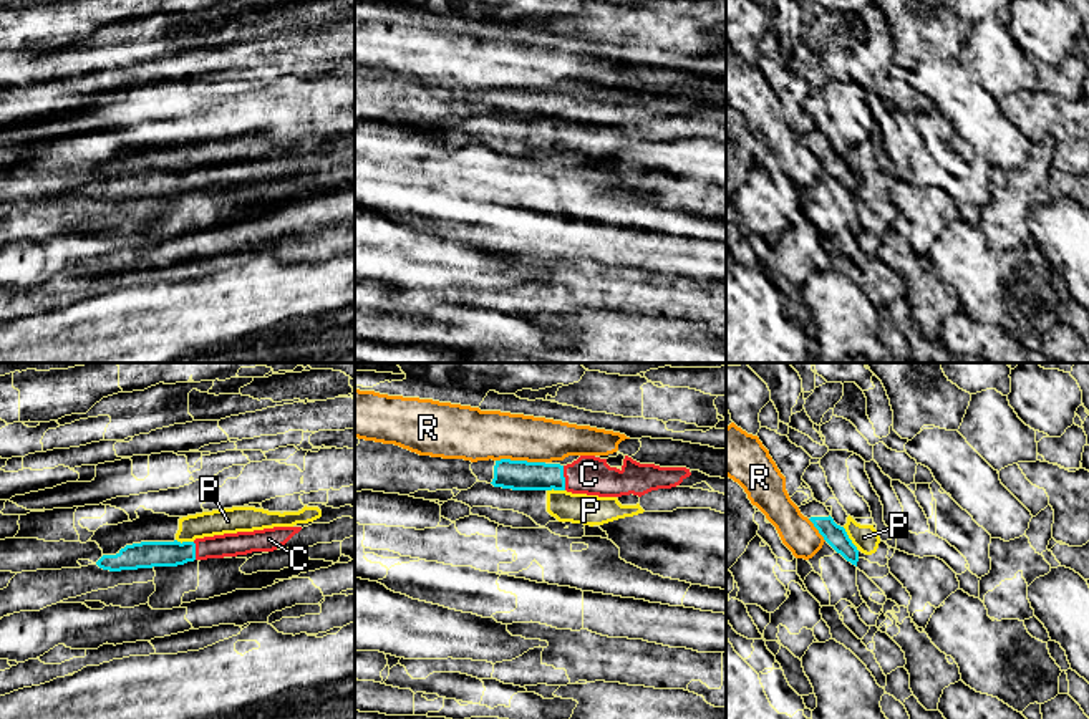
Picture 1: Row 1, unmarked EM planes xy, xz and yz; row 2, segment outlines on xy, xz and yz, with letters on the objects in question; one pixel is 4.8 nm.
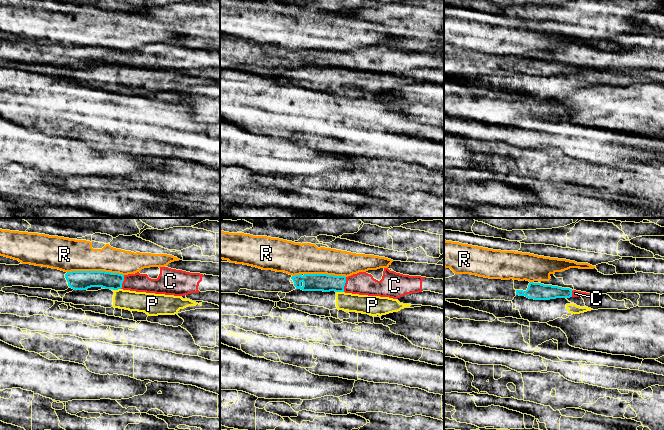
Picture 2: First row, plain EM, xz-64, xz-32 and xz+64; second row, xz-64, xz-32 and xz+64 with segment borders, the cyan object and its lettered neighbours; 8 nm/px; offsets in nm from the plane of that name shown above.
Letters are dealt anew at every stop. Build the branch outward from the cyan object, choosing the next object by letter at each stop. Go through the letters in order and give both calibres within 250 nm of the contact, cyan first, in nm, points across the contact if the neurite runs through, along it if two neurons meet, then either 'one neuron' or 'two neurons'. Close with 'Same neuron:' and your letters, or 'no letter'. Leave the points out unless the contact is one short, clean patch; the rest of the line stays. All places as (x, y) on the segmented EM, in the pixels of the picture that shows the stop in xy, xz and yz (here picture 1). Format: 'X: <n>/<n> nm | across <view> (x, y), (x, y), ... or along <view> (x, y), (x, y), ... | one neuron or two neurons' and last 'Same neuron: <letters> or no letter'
C: 140/190 nm | across xz (513, 474), (564, 477), (589, 474) | one neuron
P: 110/120 nm | along yz (842, 527), (857, 550) | two neurons
R: 140/240 nm | along xz (496, 459), (544, 463) | two neurons
Same neuron: C

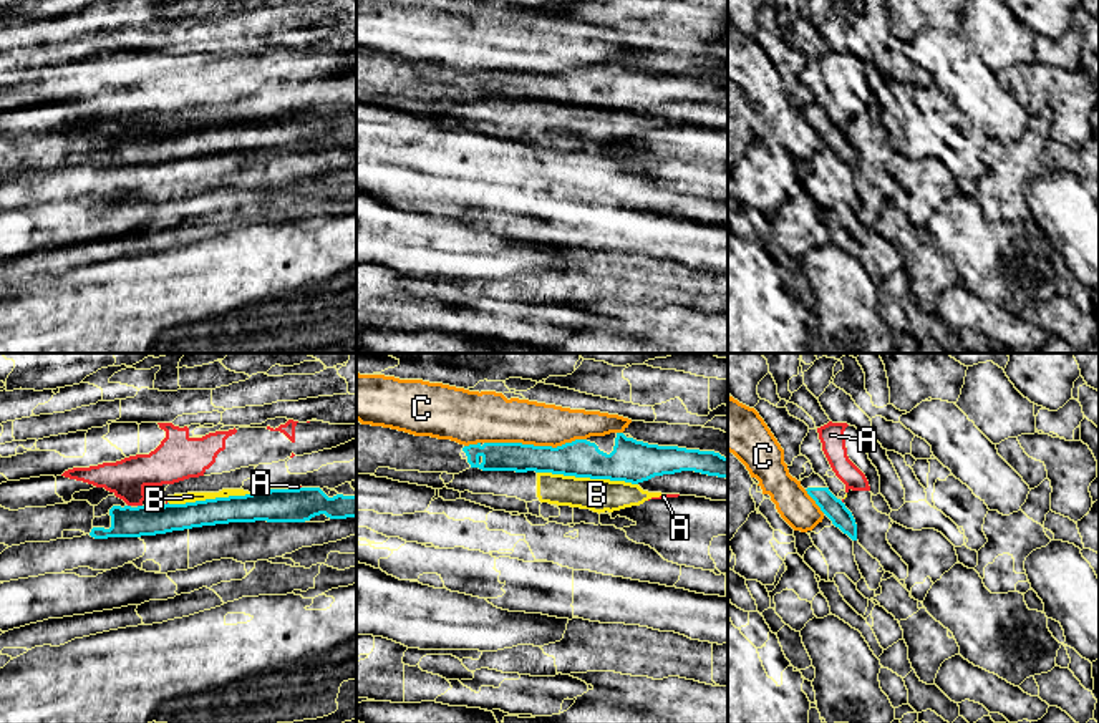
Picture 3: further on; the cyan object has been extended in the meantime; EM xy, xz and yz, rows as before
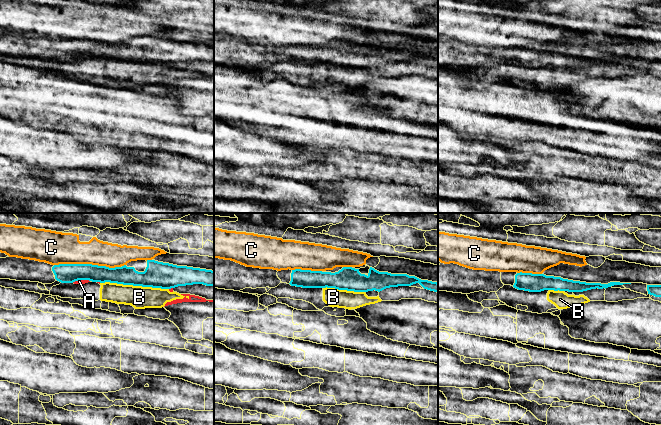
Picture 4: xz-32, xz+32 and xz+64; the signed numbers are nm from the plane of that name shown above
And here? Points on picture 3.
A: 150/190 nm | along xy (138, 504), (141, 506) | two neurons
B: 220/160 nm | along xz (537, 471), (624, 480), (637, 485) | two neurons
C: 190/240 nm | two neurons
Same neuron: no letter

